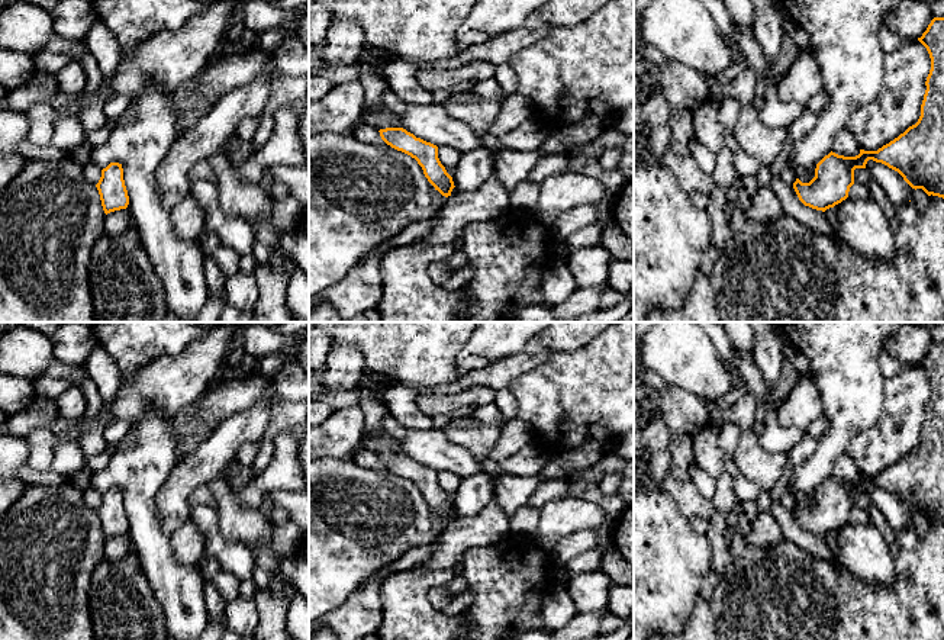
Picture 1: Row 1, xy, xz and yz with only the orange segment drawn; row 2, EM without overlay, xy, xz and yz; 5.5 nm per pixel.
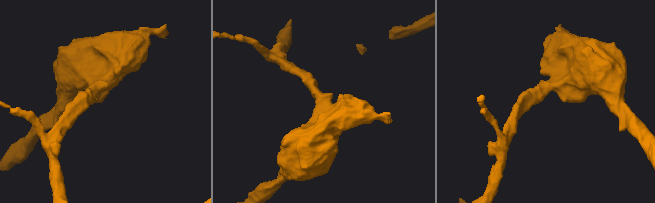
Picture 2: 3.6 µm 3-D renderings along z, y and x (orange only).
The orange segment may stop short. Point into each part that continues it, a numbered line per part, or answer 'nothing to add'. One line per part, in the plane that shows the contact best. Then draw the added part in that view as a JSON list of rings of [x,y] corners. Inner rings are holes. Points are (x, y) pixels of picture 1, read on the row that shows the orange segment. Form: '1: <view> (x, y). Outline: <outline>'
nothing to add

